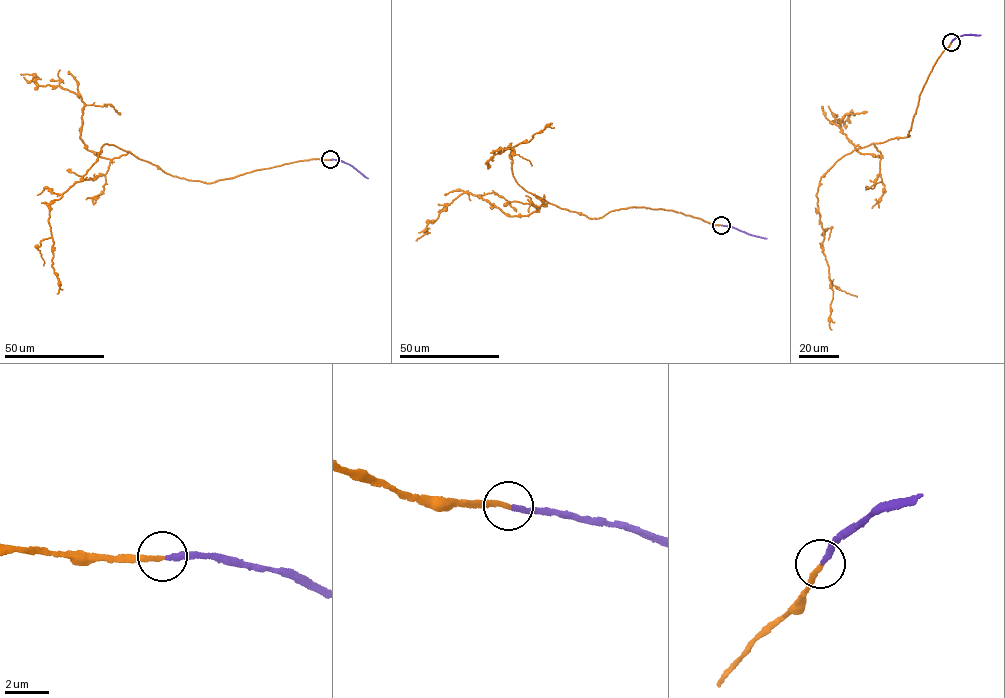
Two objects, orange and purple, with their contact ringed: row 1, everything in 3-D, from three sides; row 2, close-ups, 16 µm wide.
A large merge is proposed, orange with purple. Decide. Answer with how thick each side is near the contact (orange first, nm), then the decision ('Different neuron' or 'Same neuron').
Thickness 240 nm (orange) against 240 nm. Same neuron

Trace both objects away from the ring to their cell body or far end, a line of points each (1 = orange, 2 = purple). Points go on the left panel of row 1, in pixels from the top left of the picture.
1: (330, 159), (299, 160), (209, 183), (171, 175), (130, 152), (104, 144), (82, 179), (49, 205), (57, 293)
2: (330, 159), (350, 164), (368, 178)

